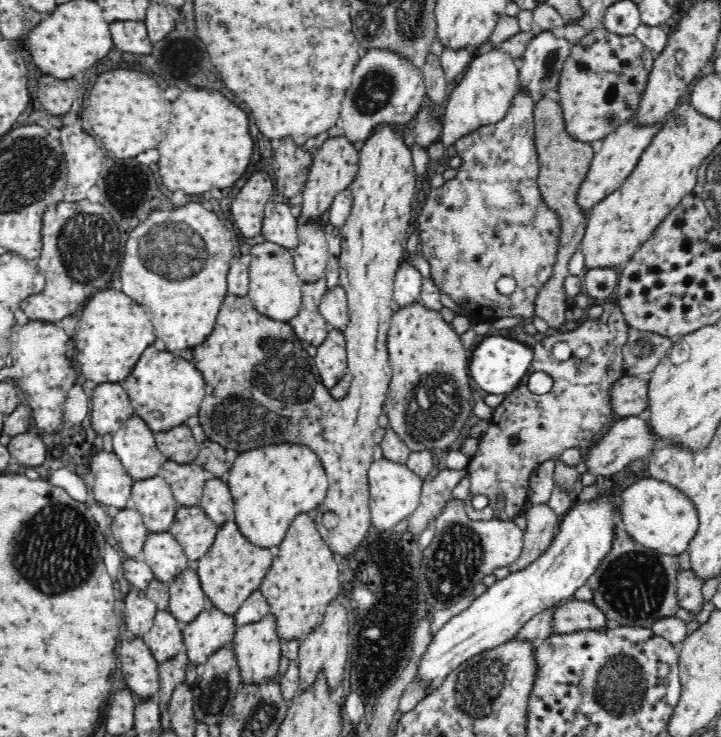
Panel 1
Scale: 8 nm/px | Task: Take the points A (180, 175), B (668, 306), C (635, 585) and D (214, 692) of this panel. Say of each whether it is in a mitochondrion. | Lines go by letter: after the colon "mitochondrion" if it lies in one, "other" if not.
A: other
B: other
C: mitochondrion
D: mitochondrion

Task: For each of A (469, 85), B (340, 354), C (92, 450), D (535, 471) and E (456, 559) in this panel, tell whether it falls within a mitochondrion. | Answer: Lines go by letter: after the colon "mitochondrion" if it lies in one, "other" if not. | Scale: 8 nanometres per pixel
A: other
B: other
C: other
D: other
E: mitochondrion

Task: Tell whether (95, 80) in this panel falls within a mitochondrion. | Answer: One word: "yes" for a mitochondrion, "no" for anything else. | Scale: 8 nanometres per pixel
no

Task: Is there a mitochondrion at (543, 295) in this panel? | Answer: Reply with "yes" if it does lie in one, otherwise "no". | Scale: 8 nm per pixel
no

